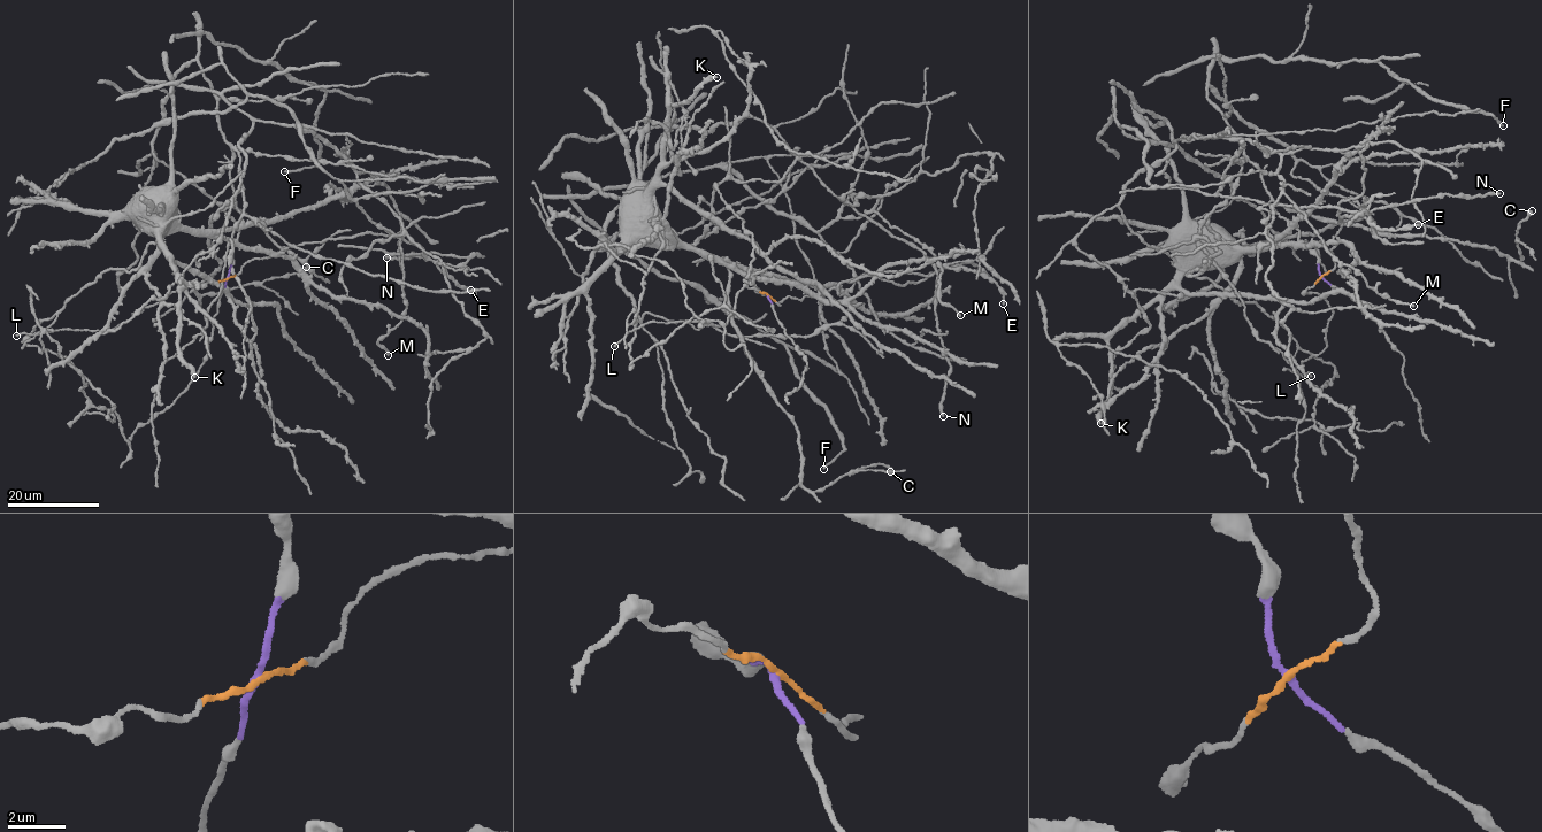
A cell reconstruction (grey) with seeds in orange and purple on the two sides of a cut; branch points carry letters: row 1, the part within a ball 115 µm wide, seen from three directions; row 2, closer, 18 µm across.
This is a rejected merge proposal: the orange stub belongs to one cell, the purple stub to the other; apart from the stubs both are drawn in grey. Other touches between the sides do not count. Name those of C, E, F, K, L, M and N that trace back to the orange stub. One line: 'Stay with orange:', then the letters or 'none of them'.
Stay with orange: L

